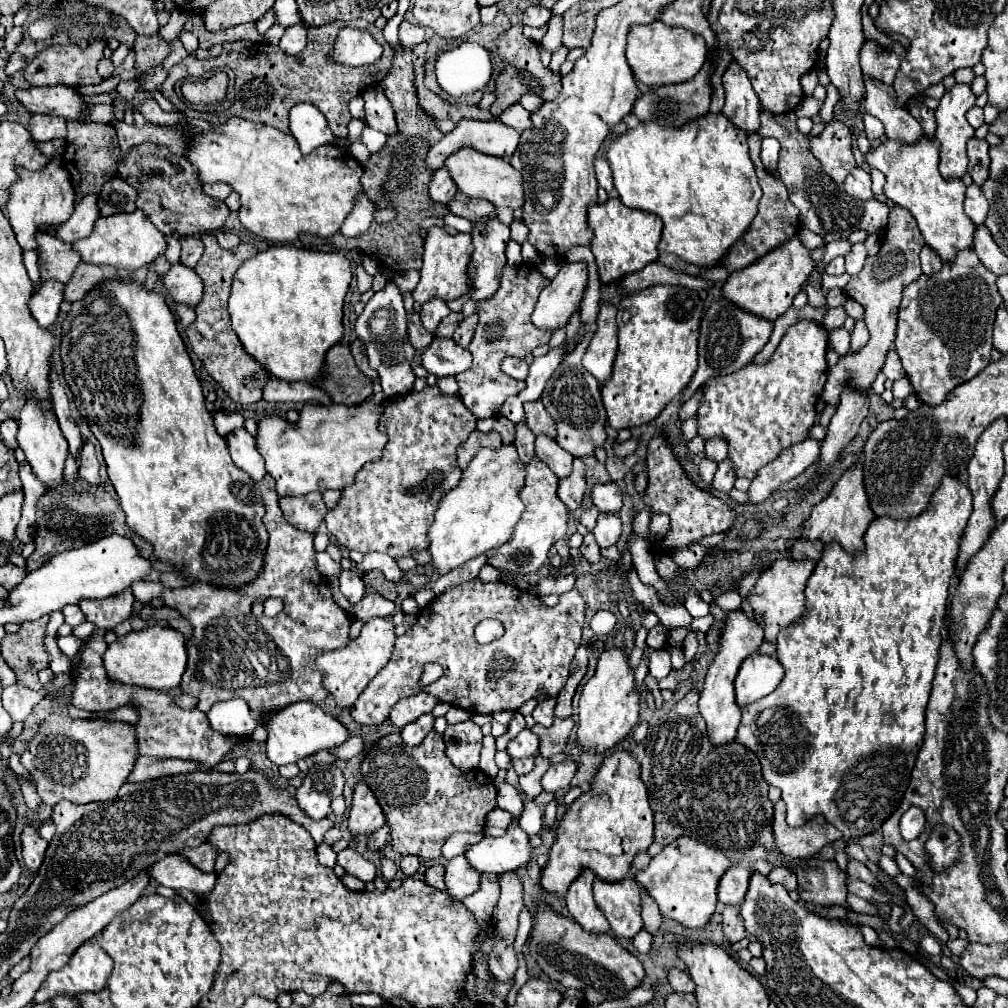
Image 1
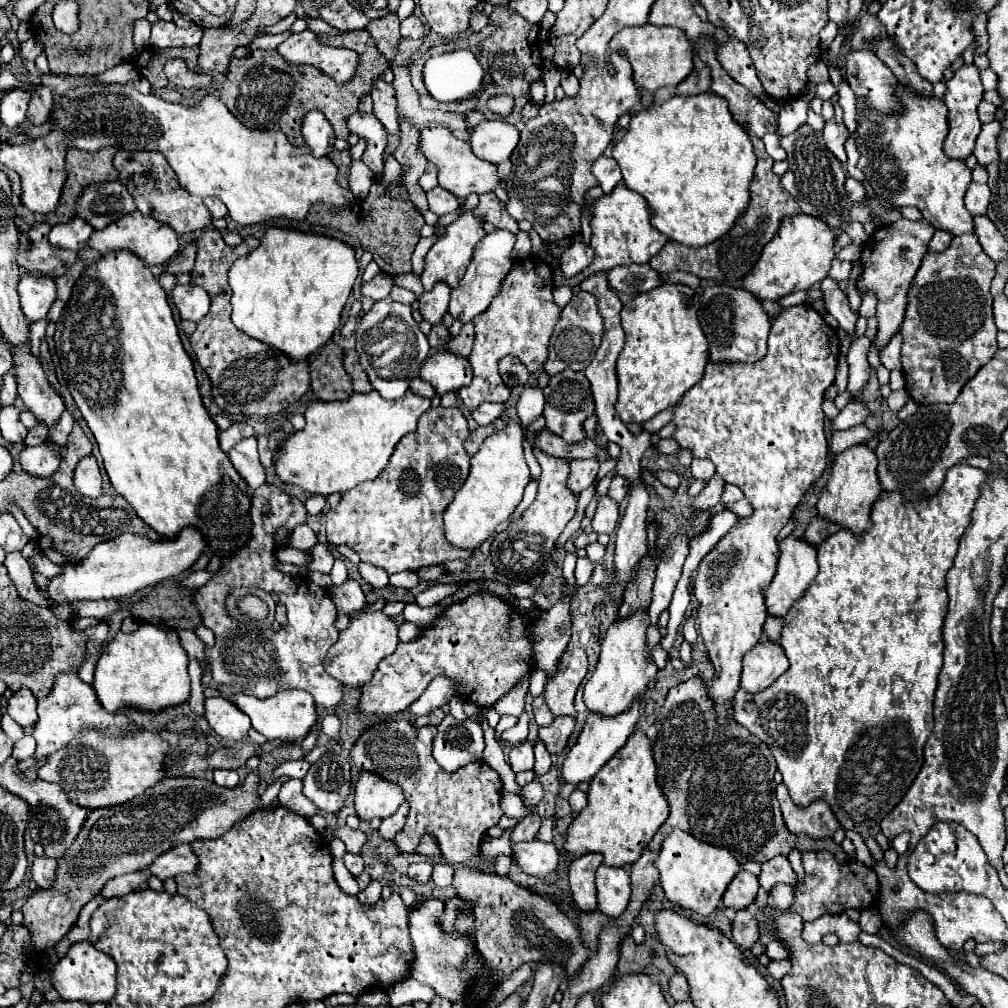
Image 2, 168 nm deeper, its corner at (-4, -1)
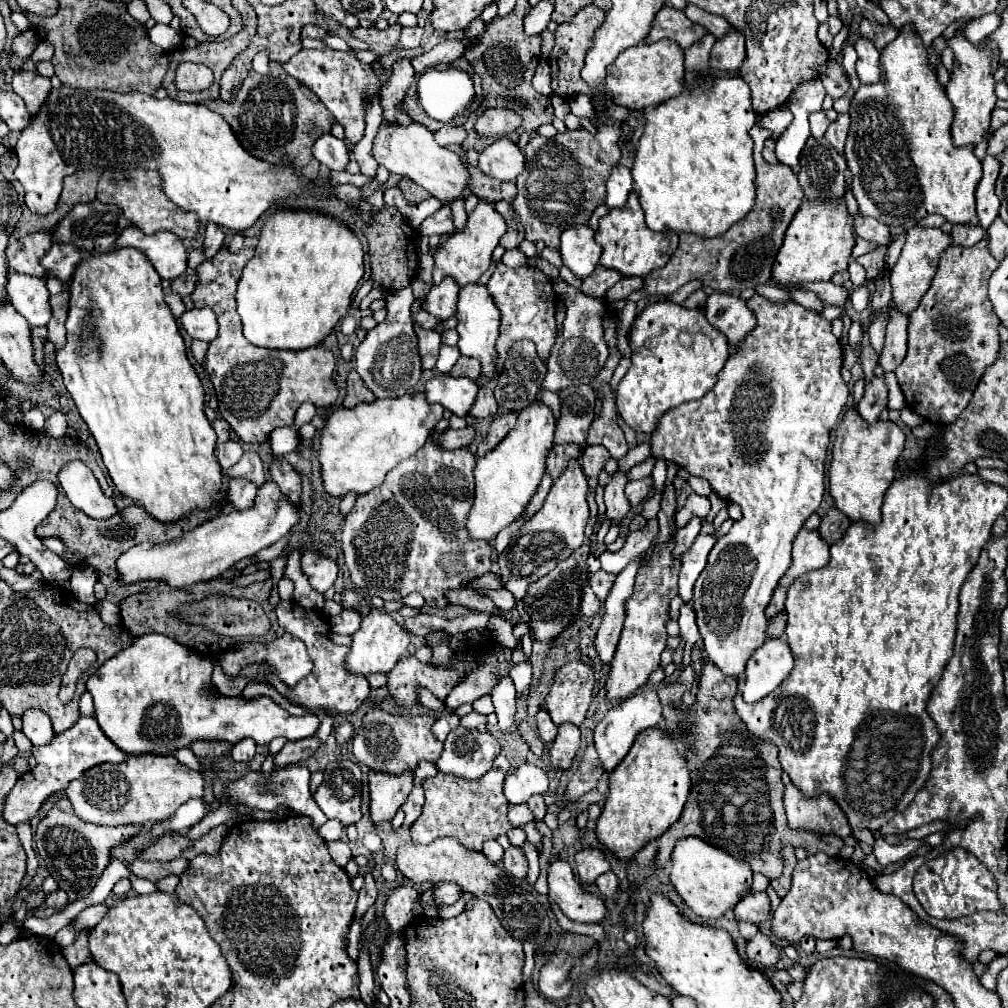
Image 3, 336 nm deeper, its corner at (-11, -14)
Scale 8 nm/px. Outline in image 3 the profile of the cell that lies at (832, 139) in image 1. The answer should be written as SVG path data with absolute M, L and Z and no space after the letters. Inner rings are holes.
M839 114L839 118L837 118L835 122L831 122L831 126L827 128L825 138L827 138L827 142L829 142L839 154L843 154L847 134L849 134L849 116L847 116L847 114Z

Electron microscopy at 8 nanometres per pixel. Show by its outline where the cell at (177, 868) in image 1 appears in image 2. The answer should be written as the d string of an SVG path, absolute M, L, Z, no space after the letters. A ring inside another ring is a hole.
M144 869L144 871L136 871L136 873L128 873L128 875L122 875L122 877L114 877L106 883L106 887L102 887L100 895L104 901L112 899L112 897L120 897L120 895L126 895L126 893L132 893L134 889L138 889L142 883L146 883L146 879L150 877L150 871Z

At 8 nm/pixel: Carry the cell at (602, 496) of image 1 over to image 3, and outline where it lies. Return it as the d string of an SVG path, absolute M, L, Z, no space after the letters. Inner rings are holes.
M641 478L641 480L631 480L625 488L625 496L629 500L631 506L637 506L641 502L645 502L645 498L649 496L649 490L653 486L653 478Z

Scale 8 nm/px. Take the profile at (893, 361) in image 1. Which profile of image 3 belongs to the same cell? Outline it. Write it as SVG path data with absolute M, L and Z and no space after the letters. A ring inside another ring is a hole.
M891 304L889 312L891 320L887 324L887 336L885 336L885 348L879 356L879 366L885 372L893 372L907 356L907 316L895 316L895 308Z

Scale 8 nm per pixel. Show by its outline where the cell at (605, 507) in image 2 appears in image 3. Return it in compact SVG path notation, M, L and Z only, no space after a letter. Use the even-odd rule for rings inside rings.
M617 470L611 478L611 482L605 486L605 494L603 494L605 508L607 508L605 514L611 524L623 524L631 510L631 504L627 502L625 494L623 494L625 484L627 484L627 476Z

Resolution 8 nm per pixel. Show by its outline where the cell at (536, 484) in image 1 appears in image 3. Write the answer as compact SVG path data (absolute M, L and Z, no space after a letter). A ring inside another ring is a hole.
M571 460L567 470L553 482L541 510L527 522L525 530L511 538L509 546L499 554L499 576L503 586L515 596L519 602L529 586L551 572L551 568L571 556L579 546L585 544L585 526L589 520L589 506L587 506L587 478L581 472L581 464Z

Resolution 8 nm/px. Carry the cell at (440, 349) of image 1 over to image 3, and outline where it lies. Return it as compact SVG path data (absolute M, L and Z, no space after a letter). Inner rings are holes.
M437 374L425 384L429 404L441 404L457 416L467 416L477 398L477 384L469 378L455 378L451 374Z

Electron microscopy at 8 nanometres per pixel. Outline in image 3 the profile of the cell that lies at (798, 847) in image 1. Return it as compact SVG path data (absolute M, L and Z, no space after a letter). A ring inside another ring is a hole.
M789 784L785 788L783 802L791 828L809 830L821 836L829 834L839 838L851 836L851 828L847 824L847 818L843 816L843 810L829 796L807 800L793 784Z

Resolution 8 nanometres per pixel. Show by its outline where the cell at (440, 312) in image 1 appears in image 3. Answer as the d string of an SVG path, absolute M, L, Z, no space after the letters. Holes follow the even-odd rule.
M443 280L441 284L431 288L421 306L435 318L449 320L451 316L455 316L457 300L459 300L459 286L455 284L455 280Z

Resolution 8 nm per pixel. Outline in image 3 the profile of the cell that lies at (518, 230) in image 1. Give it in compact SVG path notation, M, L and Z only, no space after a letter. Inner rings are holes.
M515 248L515 250L507 250L505 254L503 254L503 258L501 258L501 262L505 262L507 266L511 266L511 268L517 268L517 266L523 266L523 264L527 264L527 256L519 250L519 248Z

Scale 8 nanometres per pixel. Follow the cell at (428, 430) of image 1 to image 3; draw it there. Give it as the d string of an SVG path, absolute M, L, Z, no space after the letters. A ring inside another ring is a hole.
M431 430L427 444L411 458L397 464L379 488L357 498L355 508L345 516L341 548L353 584L369 596L379 596L385 602L401 600L409 592L419 592L427 606L445 608L445 590L467 586L471 580L489 572L491 546L475 542L467 536L465 518L473 504L473 468L475 456L467 446L445 450L439 444L441 430Z

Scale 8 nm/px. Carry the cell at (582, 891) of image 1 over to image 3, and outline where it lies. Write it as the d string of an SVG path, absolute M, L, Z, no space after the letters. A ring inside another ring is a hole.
M599 848L577 852L575 854L575 862L577 862L577 876L587 886L595 884L597 876L601 876L601 874L611 870L609 858Z

